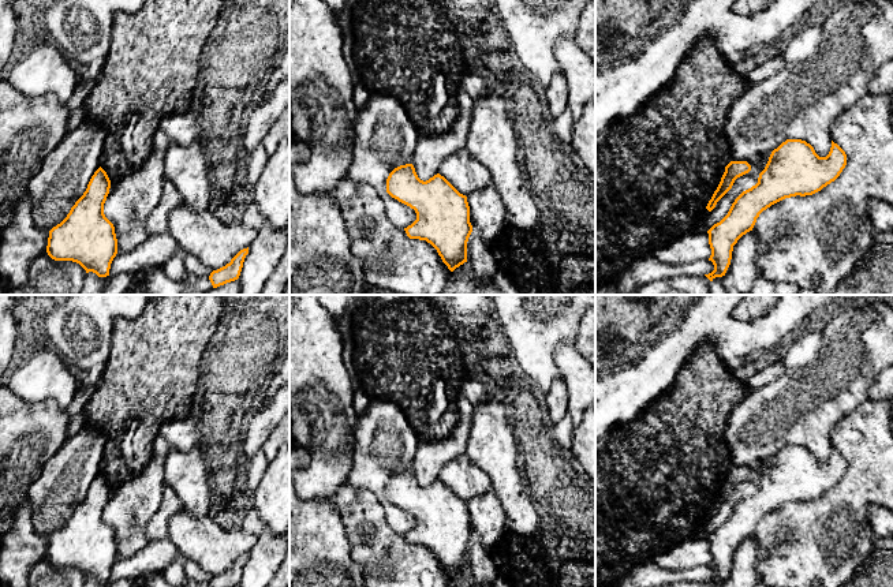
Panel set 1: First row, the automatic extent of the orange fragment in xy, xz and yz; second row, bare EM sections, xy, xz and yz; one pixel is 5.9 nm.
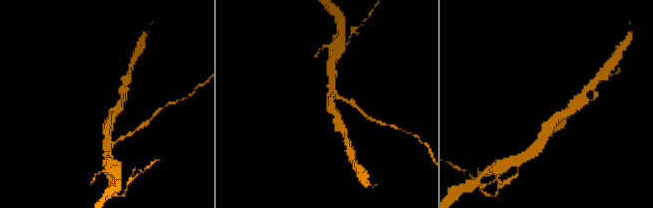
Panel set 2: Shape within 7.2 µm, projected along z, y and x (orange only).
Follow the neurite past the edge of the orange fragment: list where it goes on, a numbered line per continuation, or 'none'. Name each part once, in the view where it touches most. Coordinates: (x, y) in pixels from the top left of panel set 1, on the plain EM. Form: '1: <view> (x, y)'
none

